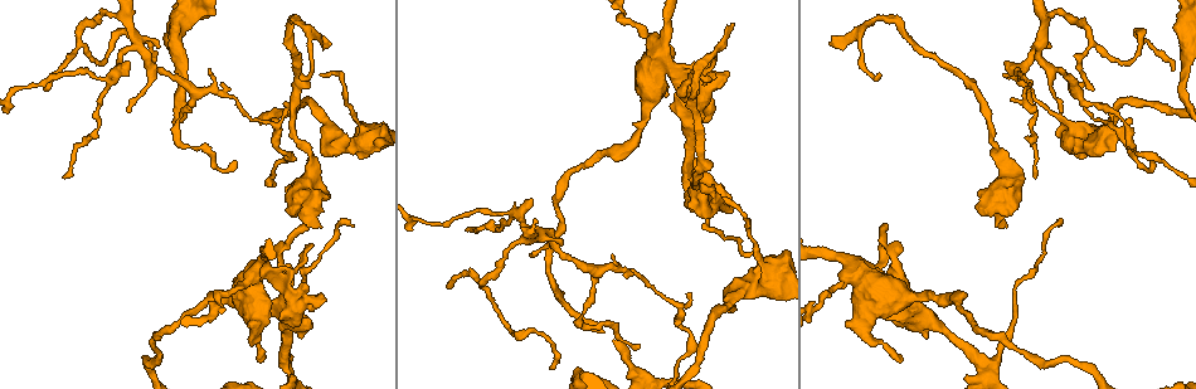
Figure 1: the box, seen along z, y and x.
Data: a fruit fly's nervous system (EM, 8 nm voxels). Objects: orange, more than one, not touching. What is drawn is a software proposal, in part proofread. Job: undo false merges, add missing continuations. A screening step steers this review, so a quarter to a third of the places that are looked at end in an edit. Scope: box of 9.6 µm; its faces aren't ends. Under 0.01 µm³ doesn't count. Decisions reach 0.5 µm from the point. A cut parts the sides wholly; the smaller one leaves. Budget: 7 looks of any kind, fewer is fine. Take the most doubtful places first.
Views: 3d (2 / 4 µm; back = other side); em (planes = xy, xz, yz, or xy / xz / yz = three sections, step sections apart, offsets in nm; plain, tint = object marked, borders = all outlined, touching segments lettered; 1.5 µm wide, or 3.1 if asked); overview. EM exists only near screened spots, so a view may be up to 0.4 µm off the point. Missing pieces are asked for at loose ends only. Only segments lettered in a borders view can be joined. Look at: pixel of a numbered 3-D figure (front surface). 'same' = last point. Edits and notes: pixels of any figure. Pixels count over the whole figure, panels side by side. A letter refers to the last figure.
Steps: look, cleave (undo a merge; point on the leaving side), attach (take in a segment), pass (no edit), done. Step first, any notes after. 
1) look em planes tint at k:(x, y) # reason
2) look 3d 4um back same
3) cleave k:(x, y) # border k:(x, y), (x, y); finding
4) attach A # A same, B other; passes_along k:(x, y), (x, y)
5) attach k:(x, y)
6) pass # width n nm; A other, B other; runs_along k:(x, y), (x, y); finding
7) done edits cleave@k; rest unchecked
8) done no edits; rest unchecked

look 3d 4um at 1:(901, 361) # thin end

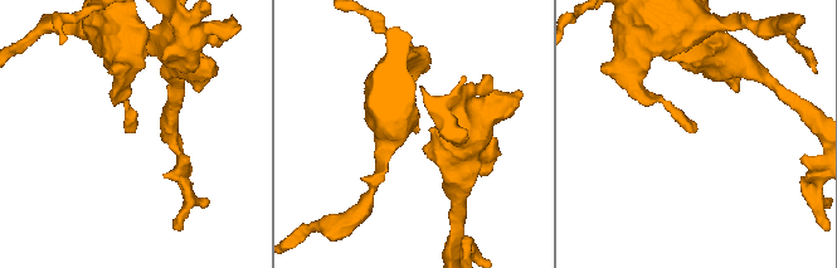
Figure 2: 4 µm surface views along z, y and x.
look em xy step 8 tint at 2:(134, 129) # need the tissue

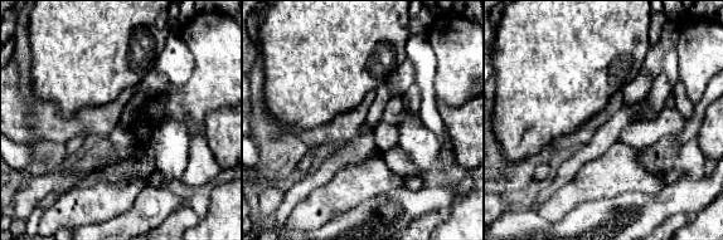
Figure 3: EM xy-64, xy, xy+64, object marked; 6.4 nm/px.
look em planes borders same

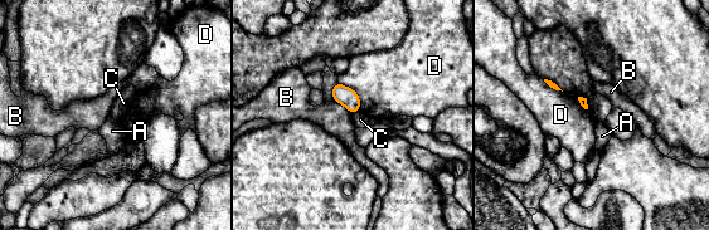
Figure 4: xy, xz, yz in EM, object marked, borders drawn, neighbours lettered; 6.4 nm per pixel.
pass # A other, B other, C other, D other; border 4:(338, 81), (358, 94), (360, 109); none of them fits

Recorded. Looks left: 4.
look 3d 4um at 1:(734, 25) # an open end

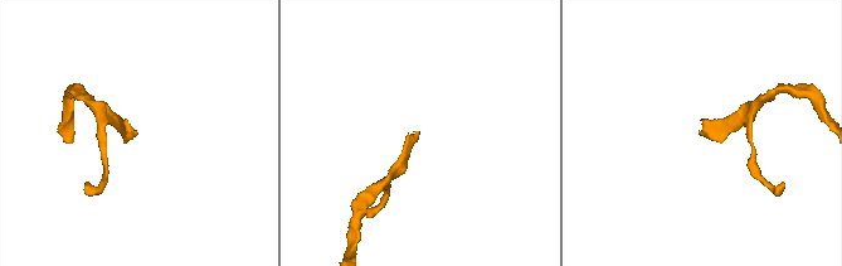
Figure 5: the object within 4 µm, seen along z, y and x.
look em planes borders at 5:(133, 131)

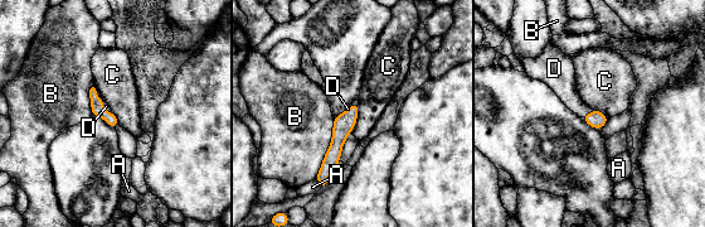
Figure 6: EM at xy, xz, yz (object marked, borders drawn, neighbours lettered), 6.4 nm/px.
attach D # longest_contact B 420 nm; A other, B other, C other, D same; passes_along 6:(597, 119), (586, 114), (563, 82); the neuron continues

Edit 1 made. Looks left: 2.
look overview # redraw

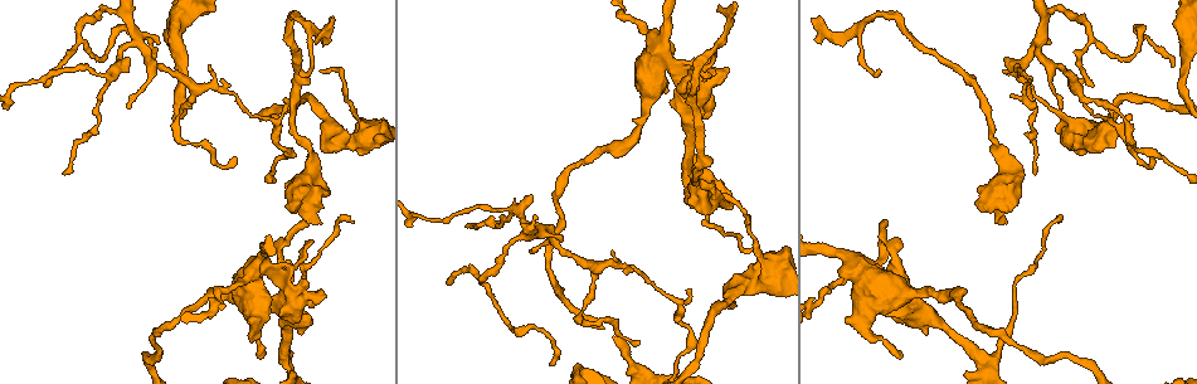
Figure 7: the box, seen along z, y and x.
look em xy step 4 borders at 7:(283, 100) # thin end

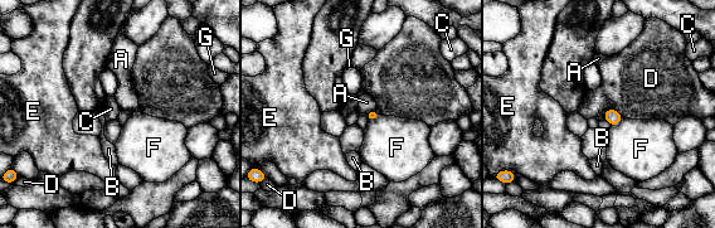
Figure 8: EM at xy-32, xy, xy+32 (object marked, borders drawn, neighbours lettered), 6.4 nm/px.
pass # width 60 nm; A other, B other, C other, D other, E other, F other, G other; border 8:(602, 115), (611, 126); no lettered segment goes on from it

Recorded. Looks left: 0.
done edits attach@6; rest unchecked

